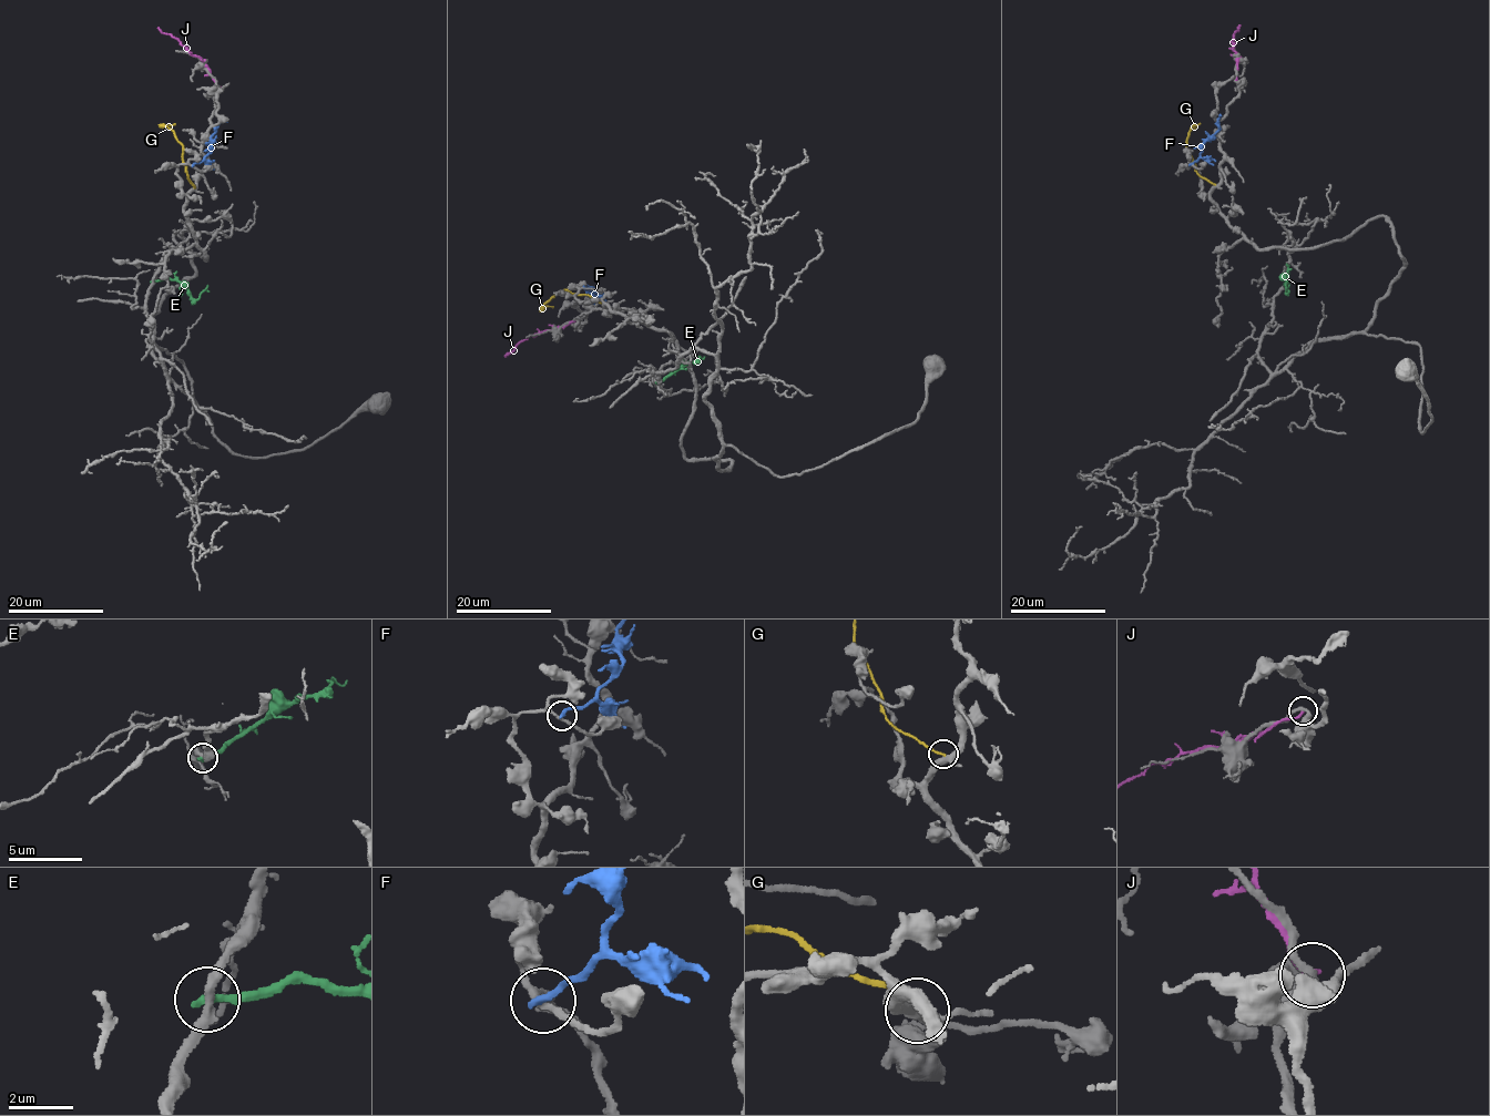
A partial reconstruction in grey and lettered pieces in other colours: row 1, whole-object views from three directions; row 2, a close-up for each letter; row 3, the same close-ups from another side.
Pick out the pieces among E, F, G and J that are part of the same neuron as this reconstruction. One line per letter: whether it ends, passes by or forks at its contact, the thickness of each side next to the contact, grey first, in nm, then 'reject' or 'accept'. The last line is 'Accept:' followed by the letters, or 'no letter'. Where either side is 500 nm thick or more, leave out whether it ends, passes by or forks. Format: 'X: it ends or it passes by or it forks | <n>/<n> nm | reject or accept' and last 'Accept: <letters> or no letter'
E: it ends | 280/280 nm | reject
F: it ends | 170/240 nm | reject
G: it ends | 320/170 nm | reject
J: it ends | 240/190 nm | reject
Accept: no letter

